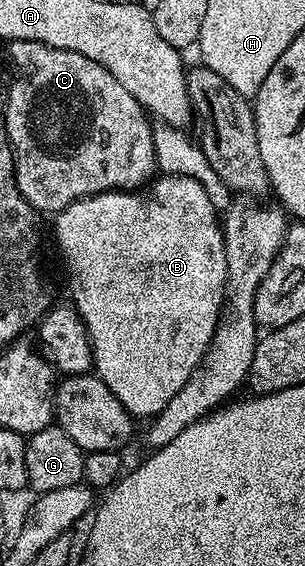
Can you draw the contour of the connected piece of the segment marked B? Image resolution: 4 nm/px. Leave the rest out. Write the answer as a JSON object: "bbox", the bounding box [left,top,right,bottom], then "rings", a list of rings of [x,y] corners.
{"bbox":[55,174,226,419],"rings":[[[166,174],[147,183],[146,188],[131,190],[108,190],[104,194],[92,194],[89,198],[80,198],[71,202],[65,210],[55,215],[56,246],[60,249],[60,258],[64,261],[64,270],[68,273],[68,290],[72,293],[71,305],[80,313],[80,318],[88,330],[88,339],[92,345],[92,364],[96,377],[101,378],[110,388],[110,392],[119,400],[129,414],[137,419],[151,419],[160,414],[174,396],[178,396],[178,388],[190,380],[190,372],[200,367],[208,345],[216,331],[220,319],[220,311],[224,304],[224,285],[226,276],[226,244],[222,229],[222,218],[216,205],[210,200],[206,188],[198,184],[198,180],[190,180],[186,176]]]}

